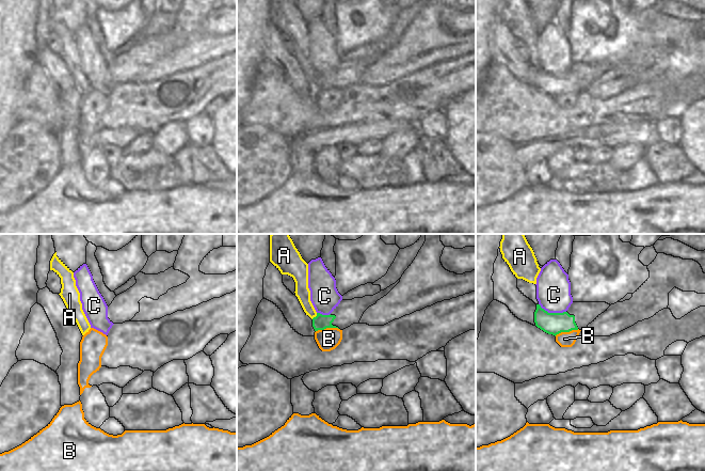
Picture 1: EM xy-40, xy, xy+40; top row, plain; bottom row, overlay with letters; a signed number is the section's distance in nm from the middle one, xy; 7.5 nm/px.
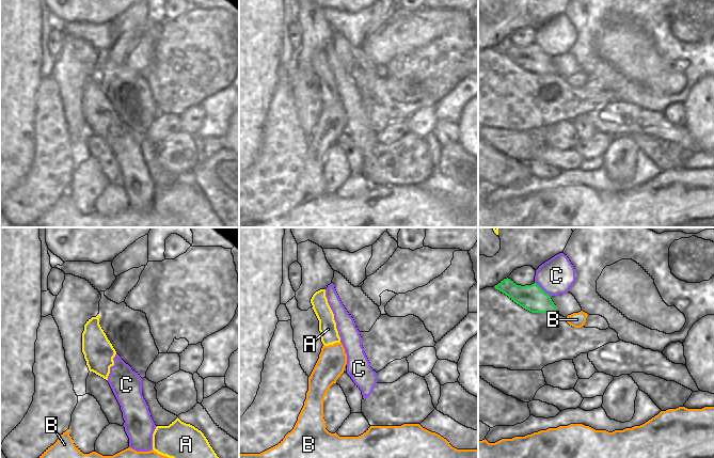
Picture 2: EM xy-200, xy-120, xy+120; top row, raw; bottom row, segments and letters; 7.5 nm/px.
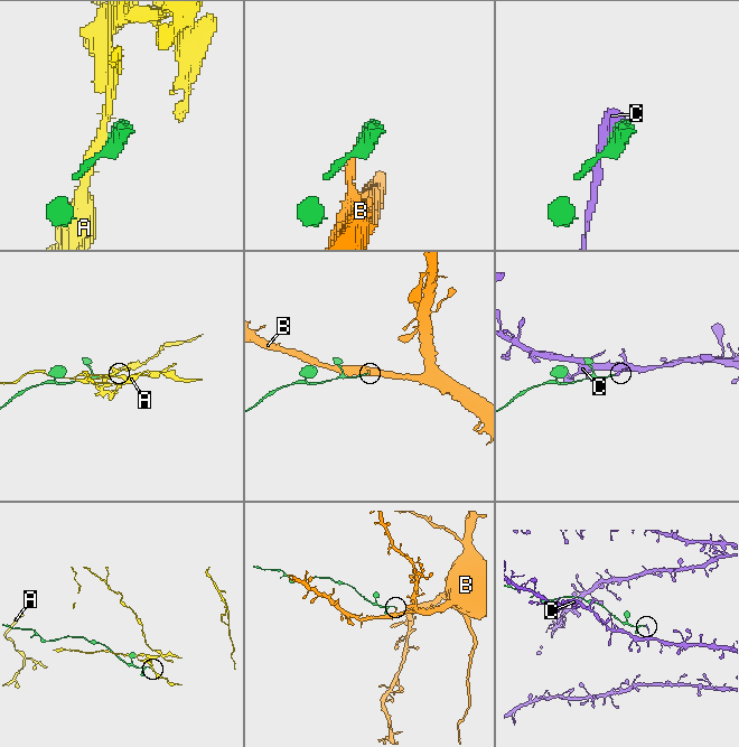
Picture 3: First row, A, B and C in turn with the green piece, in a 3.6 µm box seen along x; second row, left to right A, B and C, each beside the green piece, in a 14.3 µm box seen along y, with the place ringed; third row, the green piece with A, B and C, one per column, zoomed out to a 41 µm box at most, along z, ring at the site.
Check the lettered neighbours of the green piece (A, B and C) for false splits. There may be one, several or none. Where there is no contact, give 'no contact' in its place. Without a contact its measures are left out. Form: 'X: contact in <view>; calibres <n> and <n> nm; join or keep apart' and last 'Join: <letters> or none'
A: contact in xy; calibres 110 and 110 nm; keep apart
B: contact in xy; calibres 110 and 160 nm; keep apart
C: contact in xy+40; calibres 160 and 260 nm; keep apart
Join: none

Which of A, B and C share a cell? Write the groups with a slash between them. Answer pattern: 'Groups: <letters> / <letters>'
Groups: A / B / C

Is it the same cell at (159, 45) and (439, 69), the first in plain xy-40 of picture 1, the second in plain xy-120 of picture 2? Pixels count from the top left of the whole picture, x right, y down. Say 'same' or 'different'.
different

